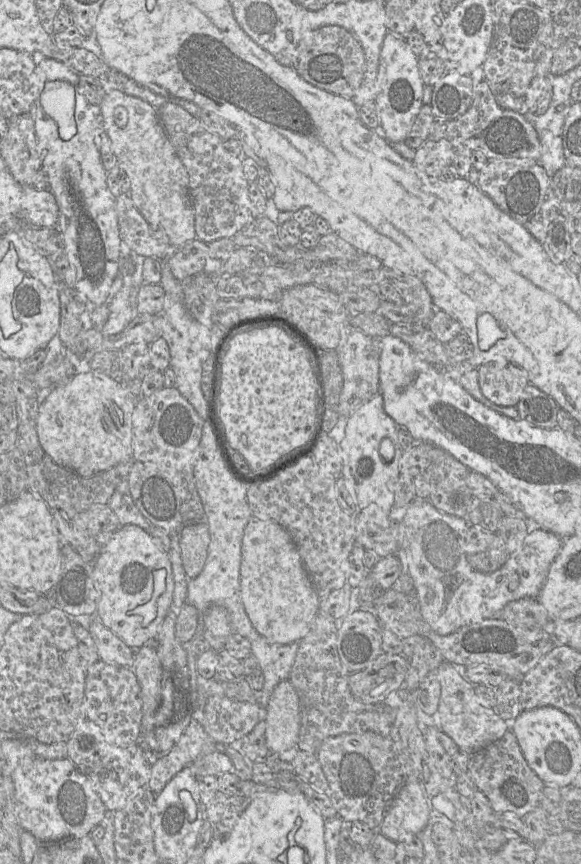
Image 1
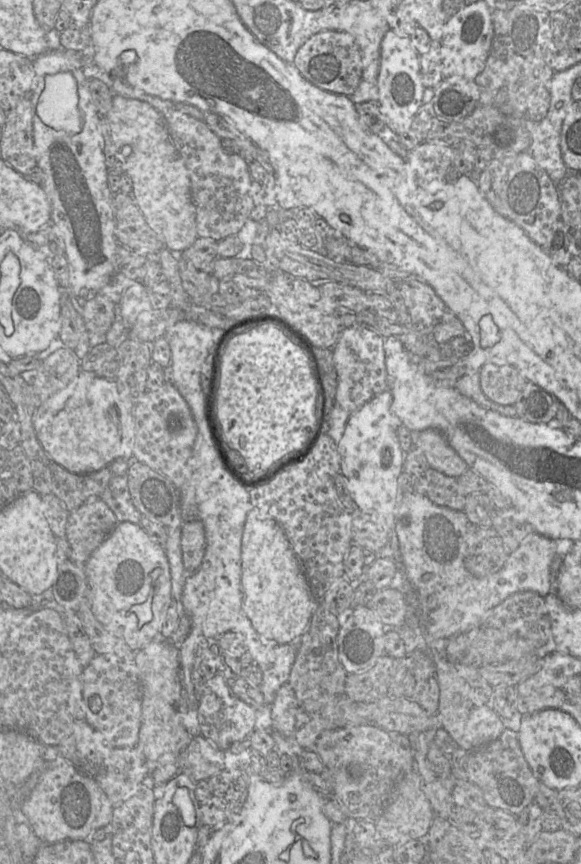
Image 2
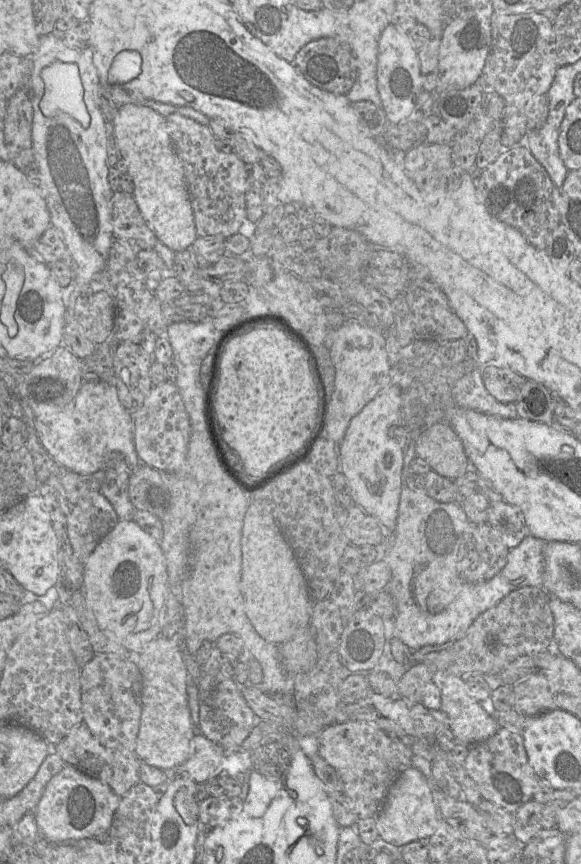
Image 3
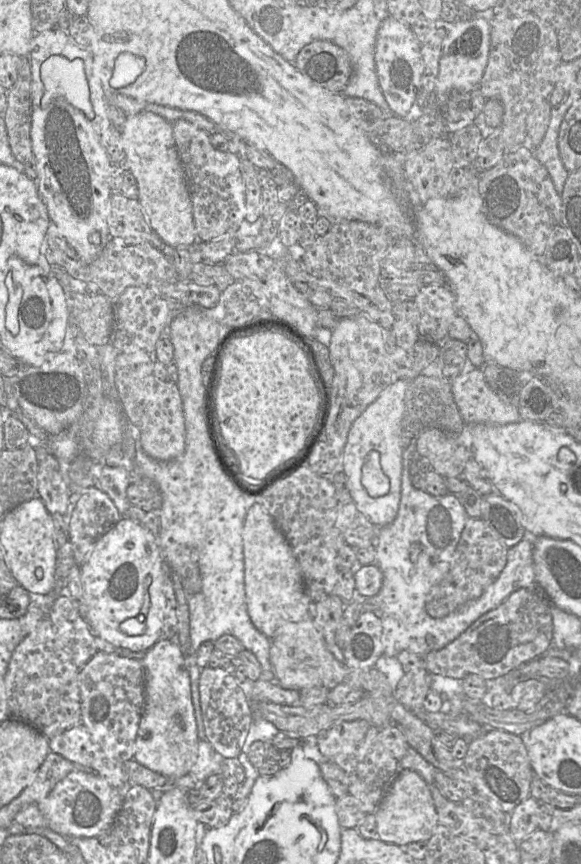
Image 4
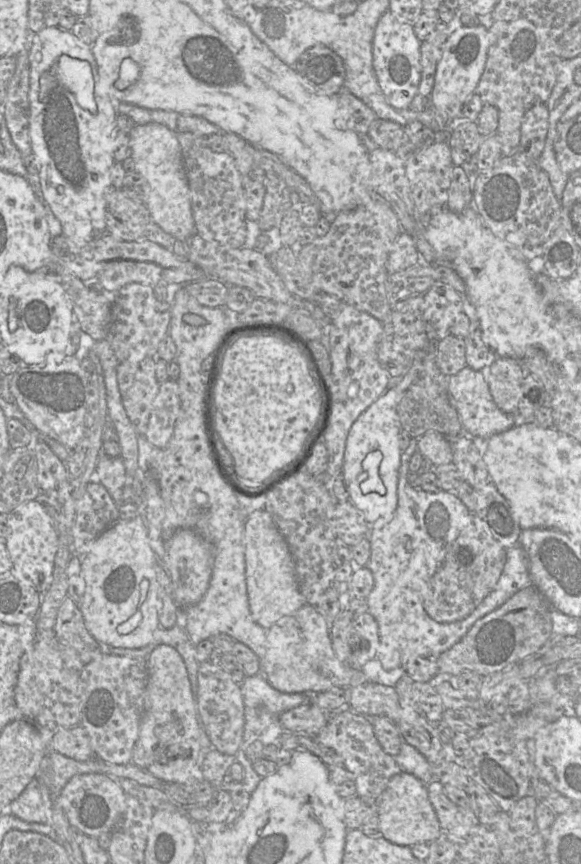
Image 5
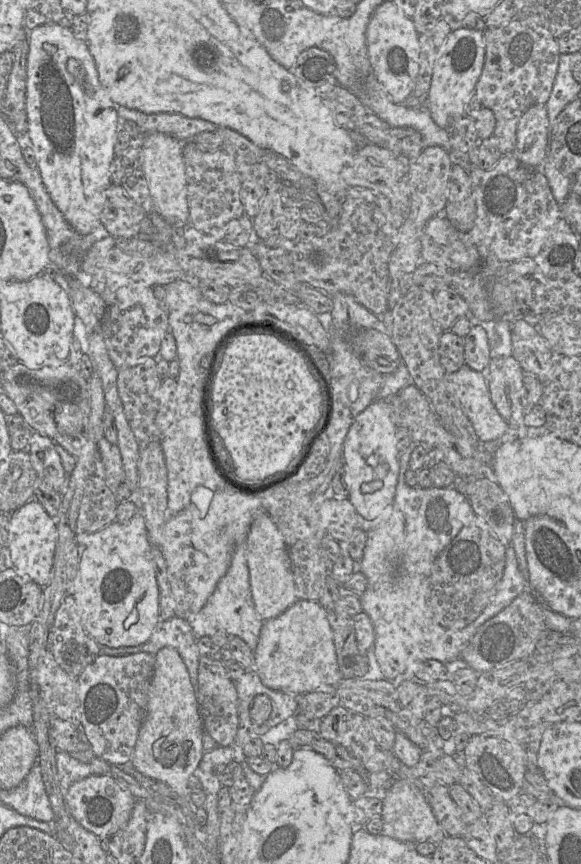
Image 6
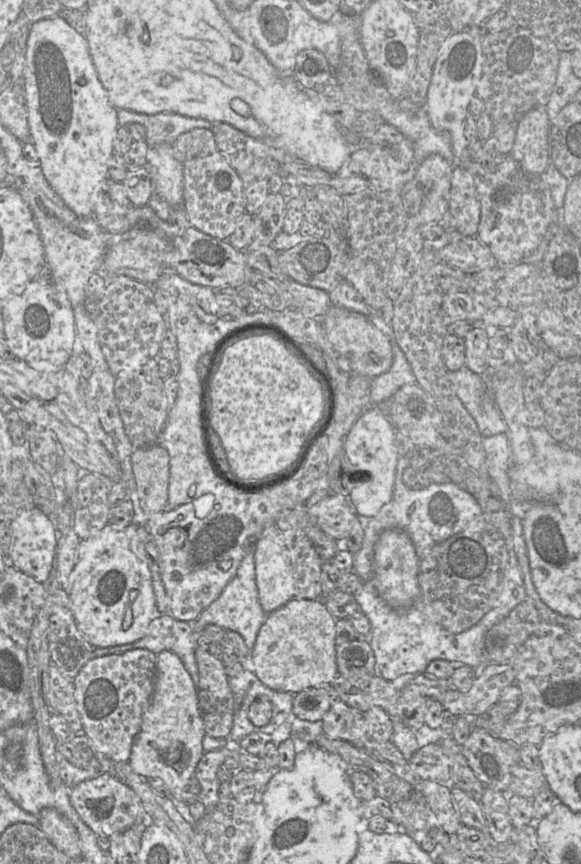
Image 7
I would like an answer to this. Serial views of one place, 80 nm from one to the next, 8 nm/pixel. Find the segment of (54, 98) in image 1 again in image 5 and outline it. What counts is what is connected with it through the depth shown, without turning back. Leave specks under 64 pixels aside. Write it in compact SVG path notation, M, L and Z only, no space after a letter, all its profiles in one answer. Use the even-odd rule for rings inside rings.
M61 55L55 64L54 73L59 83L75 96L81 108L92 114L97 112L94 79L87 61Z

